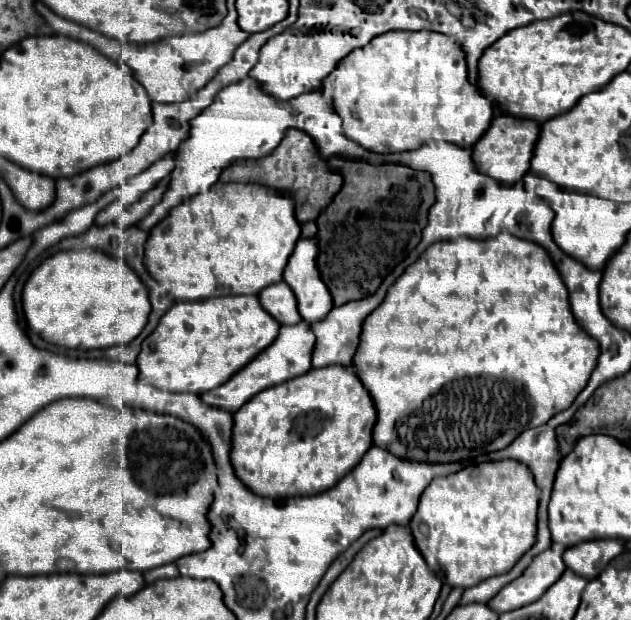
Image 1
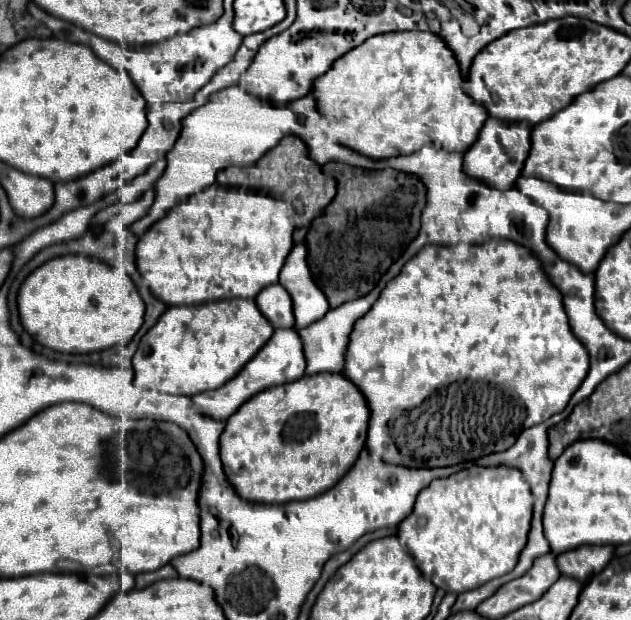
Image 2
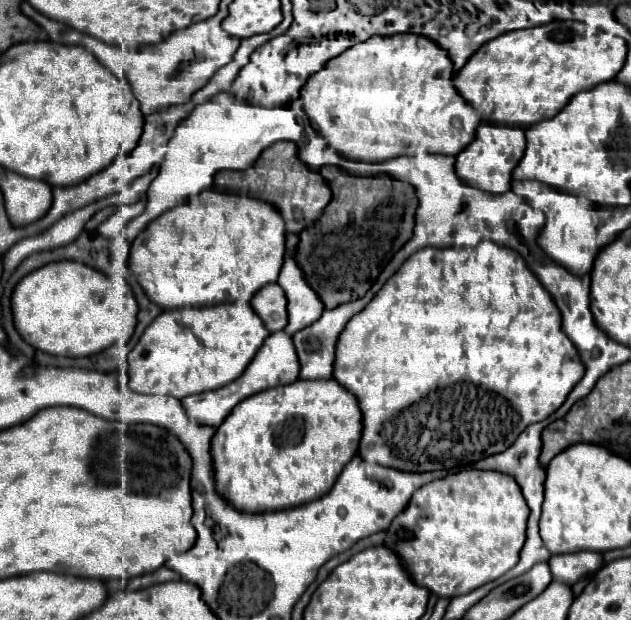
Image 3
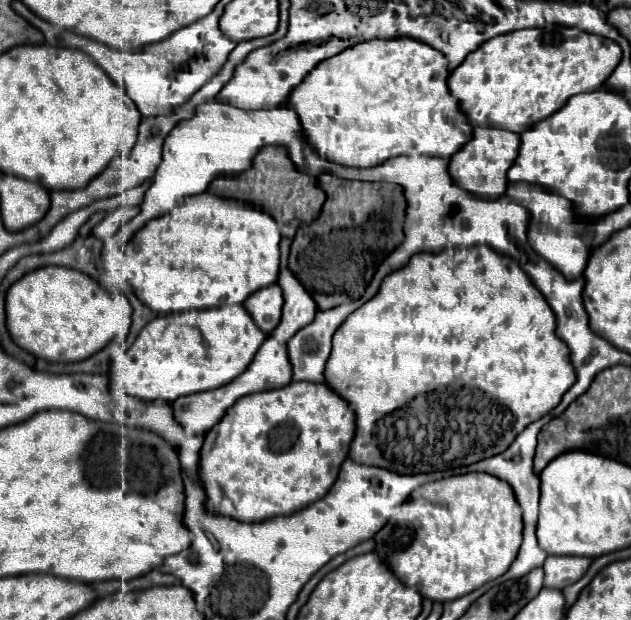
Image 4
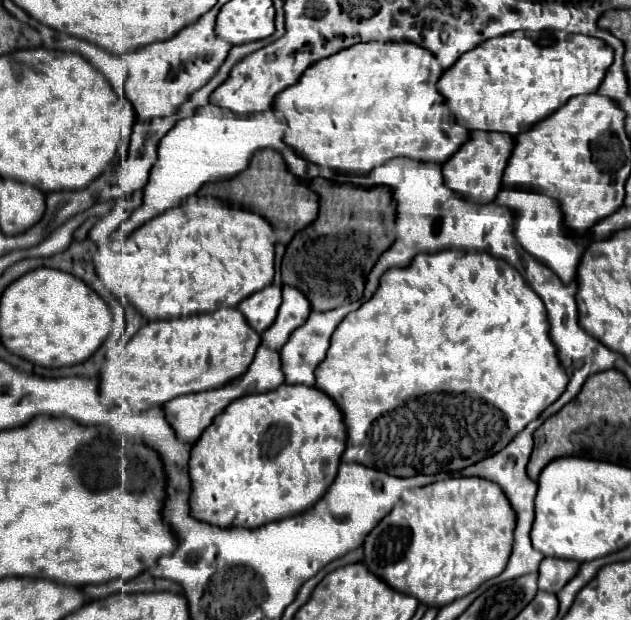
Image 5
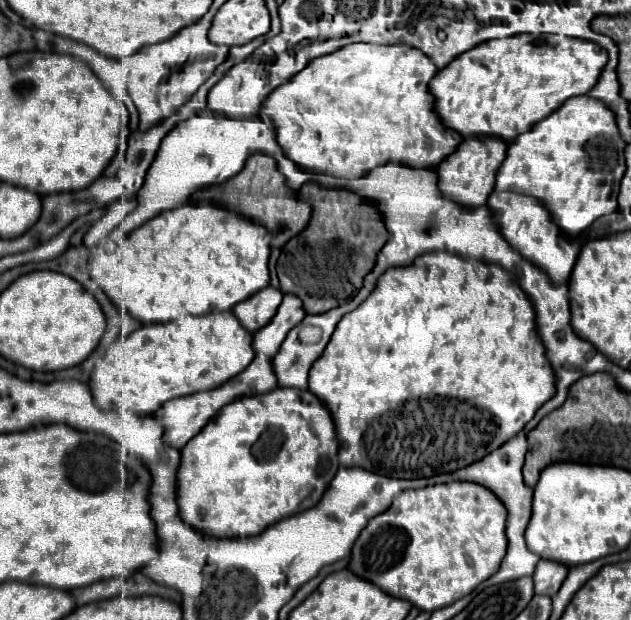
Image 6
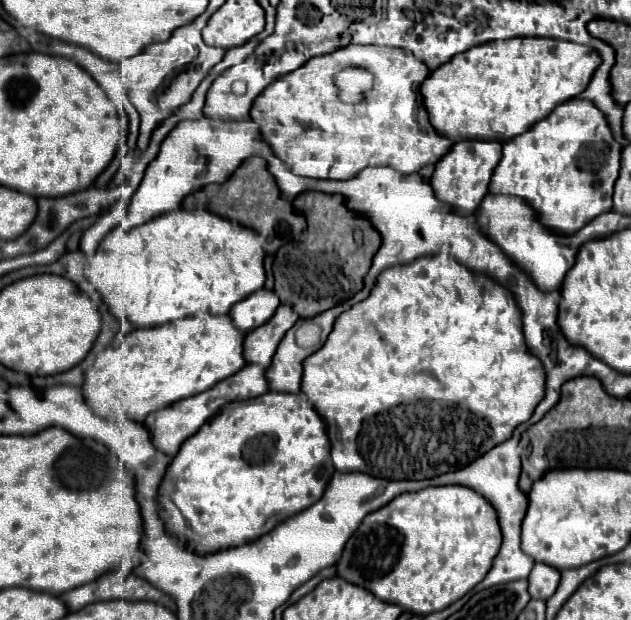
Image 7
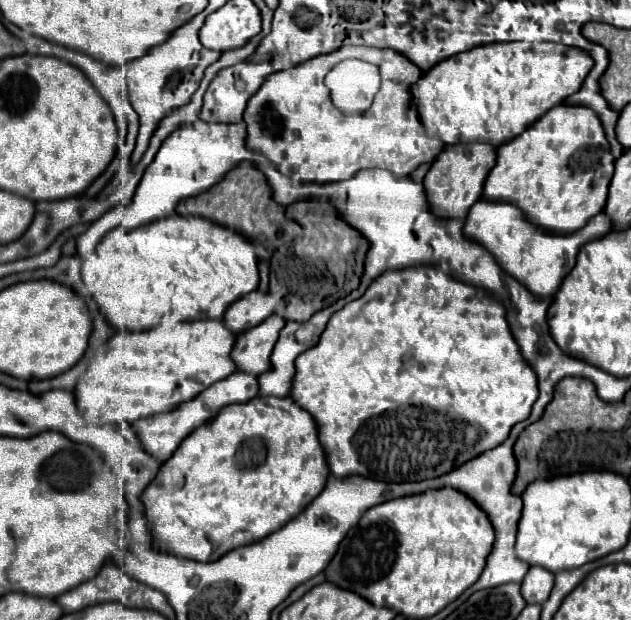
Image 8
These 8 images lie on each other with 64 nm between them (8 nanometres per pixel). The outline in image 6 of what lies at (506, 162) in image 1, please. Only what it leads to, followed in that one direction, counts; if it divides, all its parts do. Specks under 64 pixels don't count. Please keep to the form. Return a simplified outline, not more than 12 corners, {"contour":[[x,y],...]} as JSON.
{"contour":[[466,138],[438,172],[442,196],[486,204],[506,142]]}

